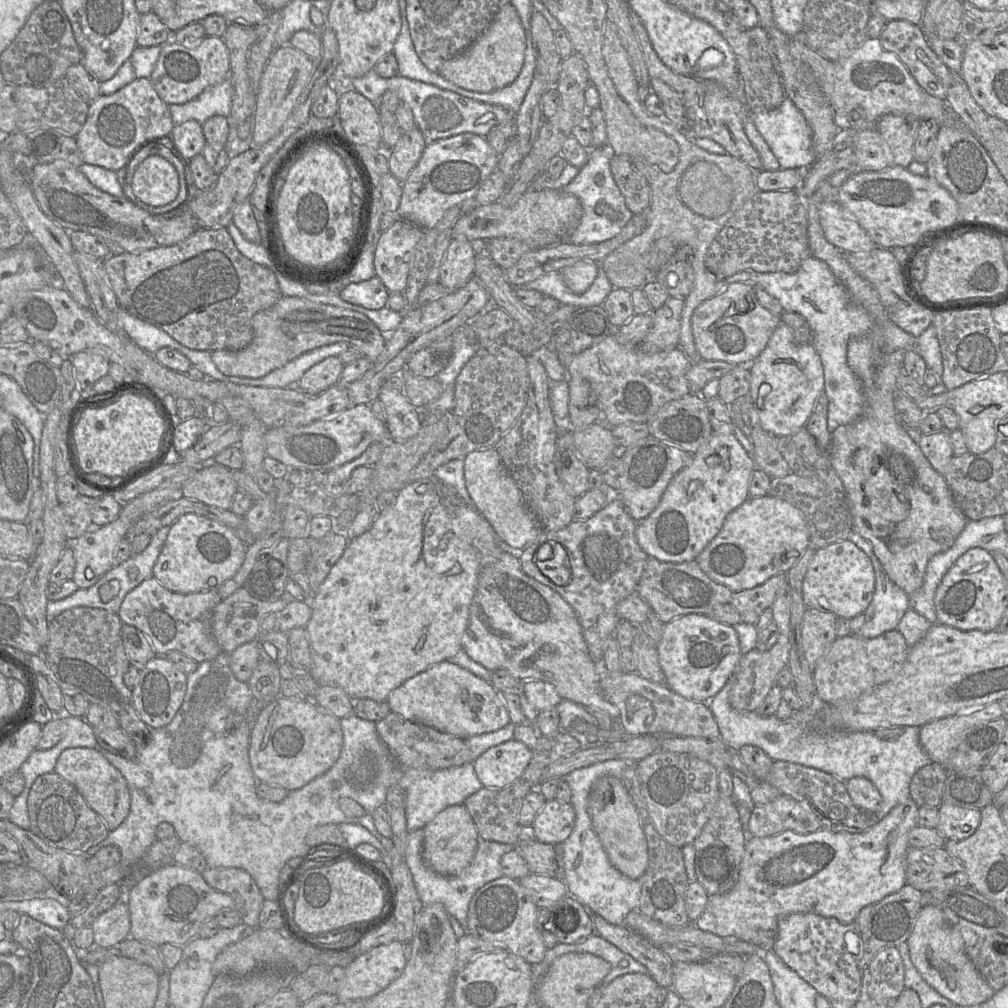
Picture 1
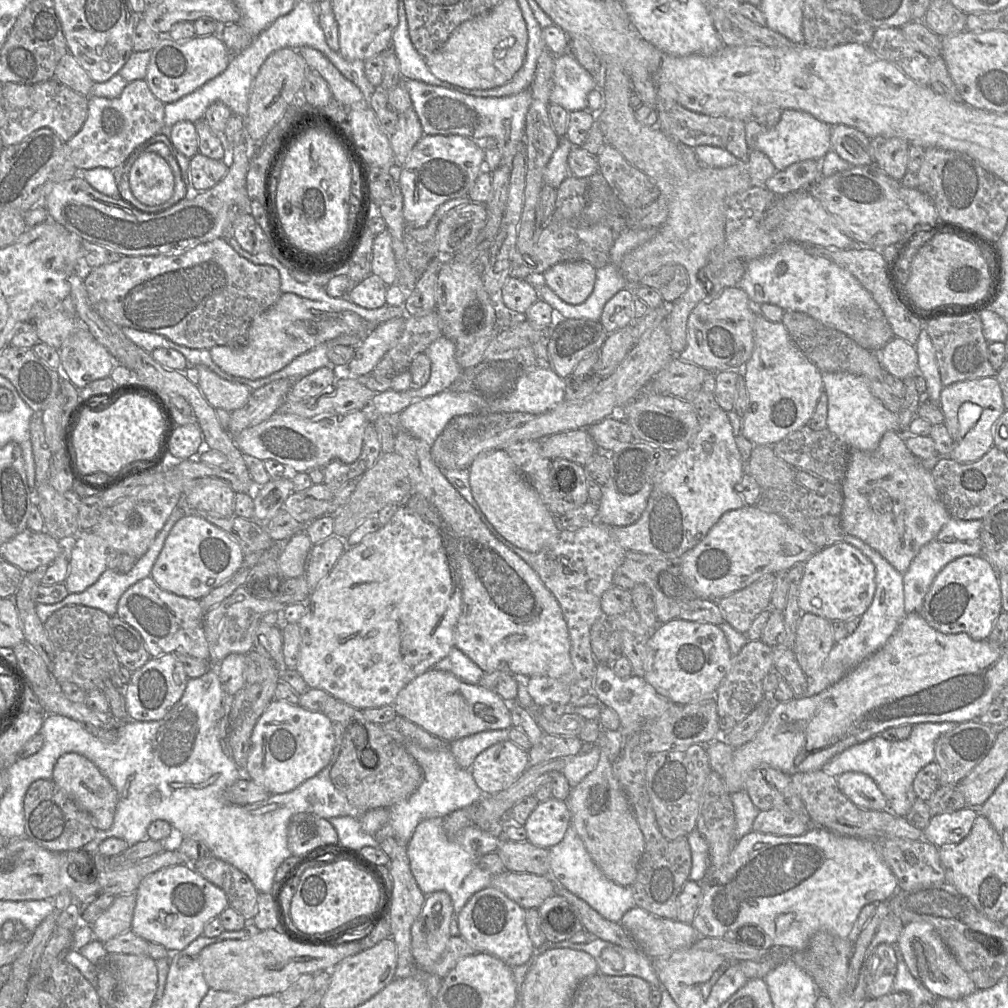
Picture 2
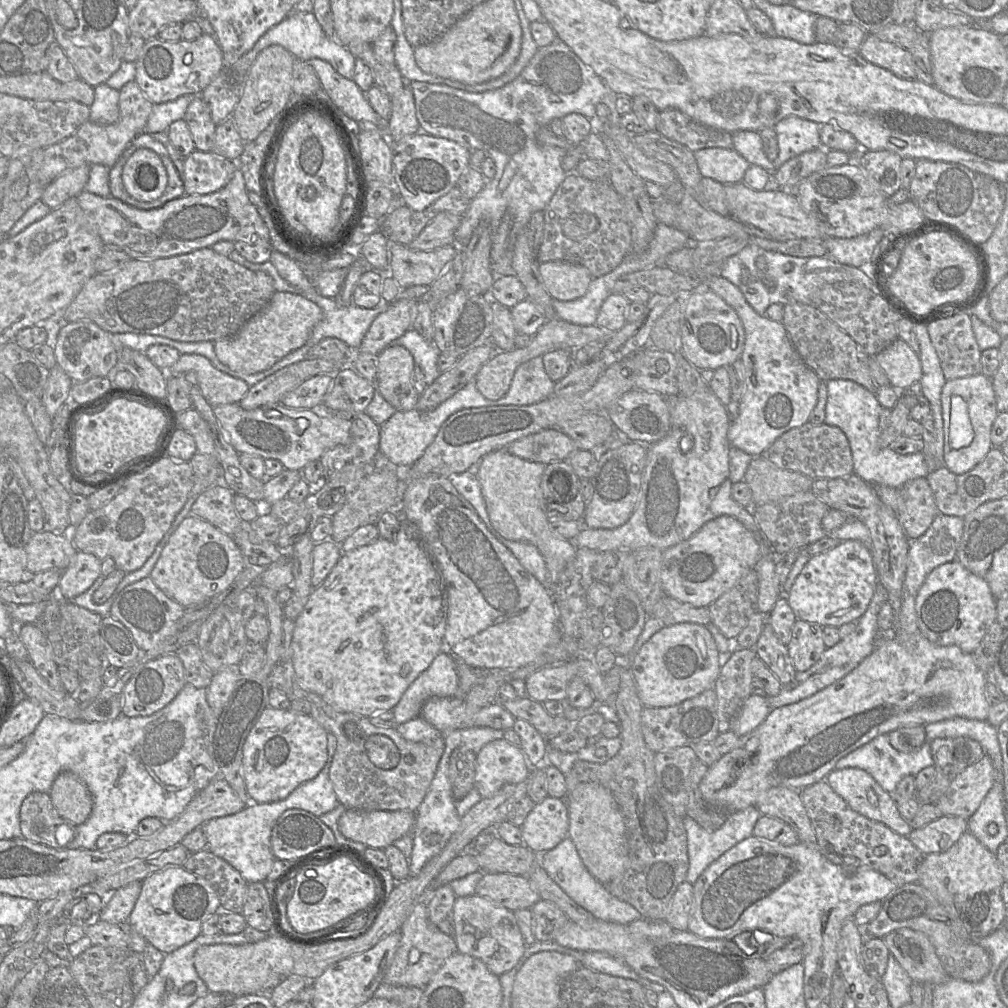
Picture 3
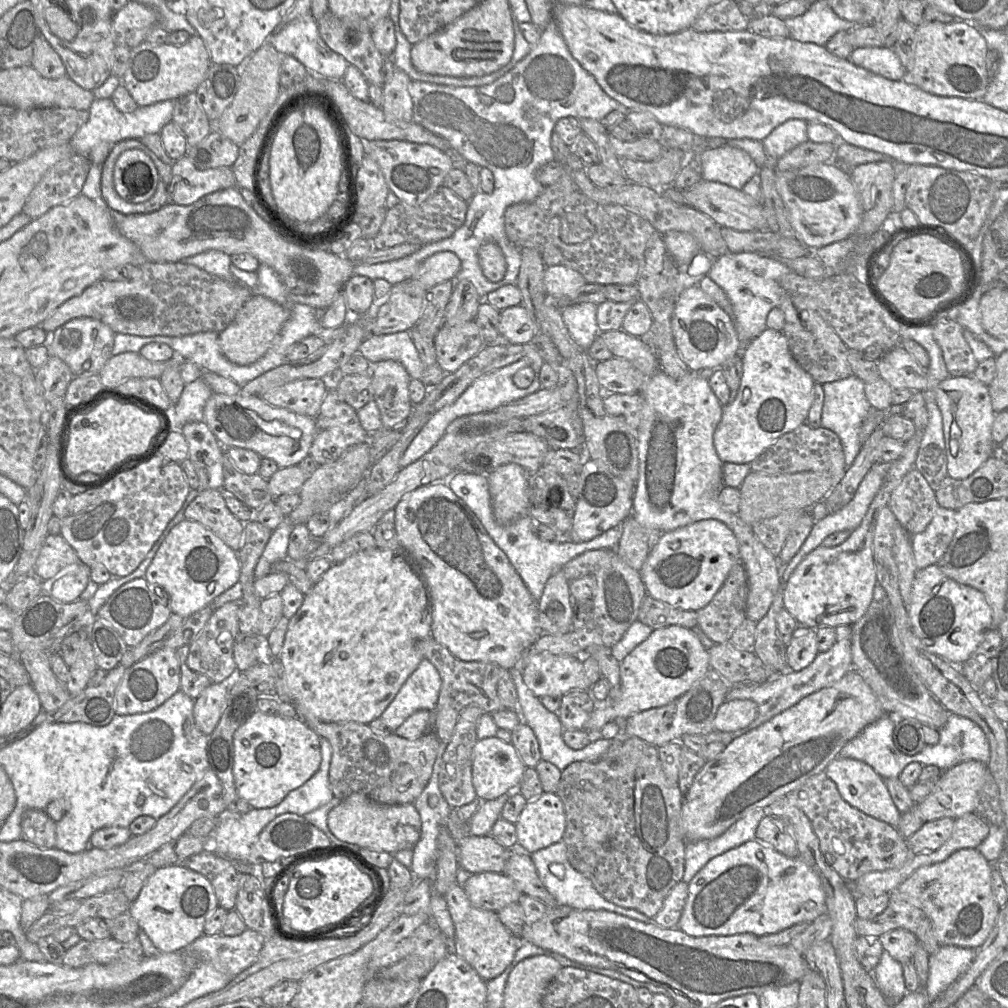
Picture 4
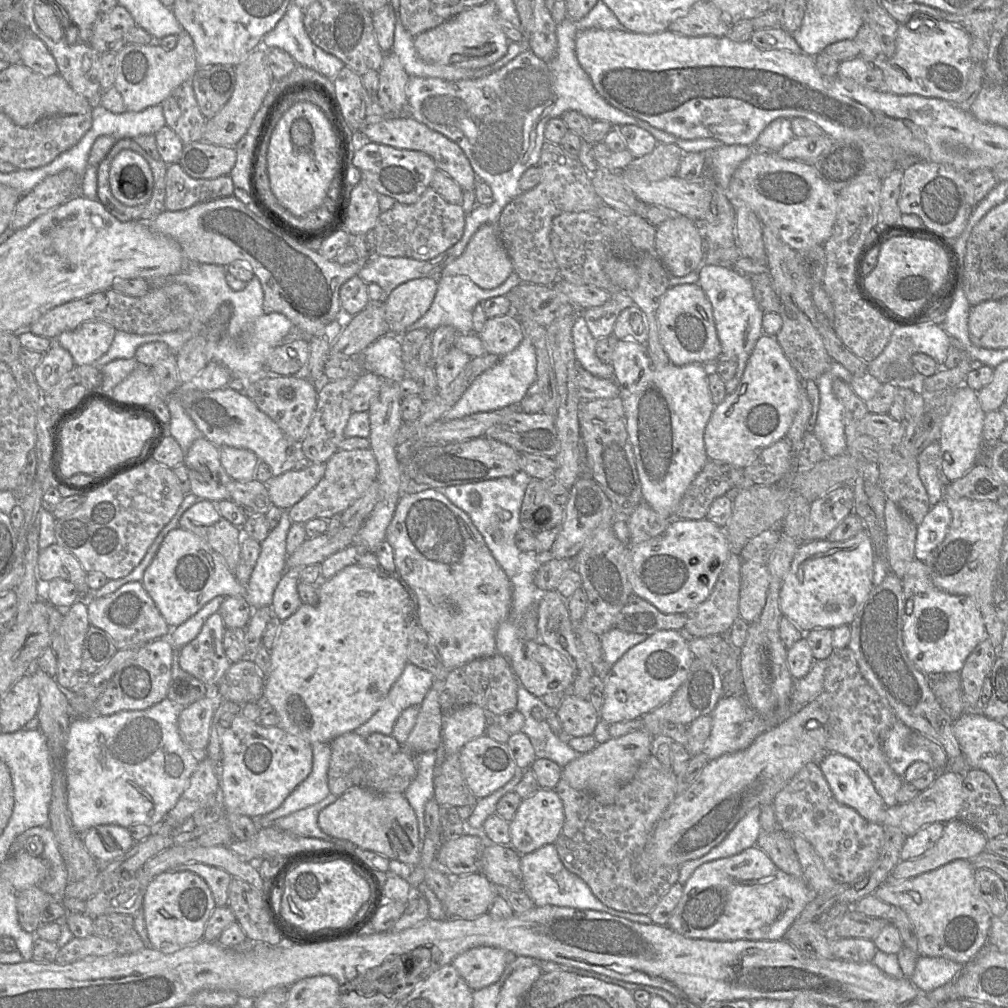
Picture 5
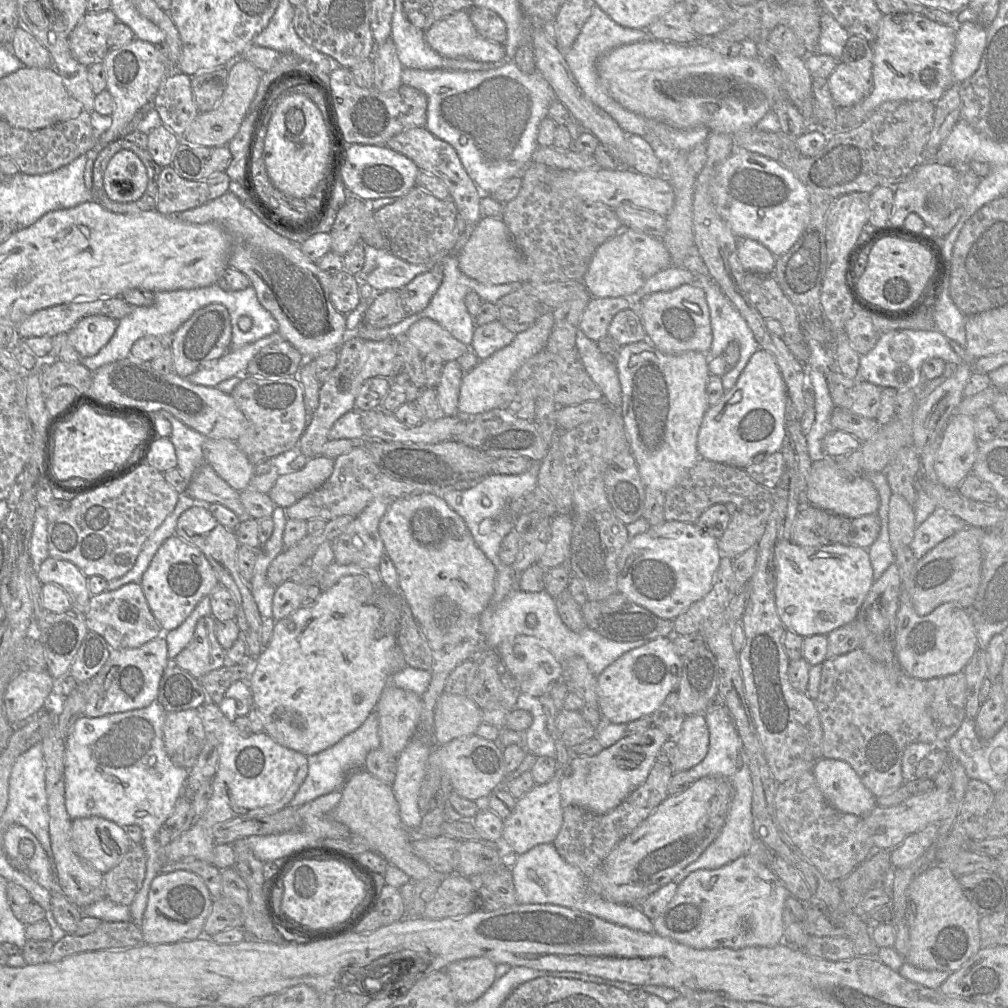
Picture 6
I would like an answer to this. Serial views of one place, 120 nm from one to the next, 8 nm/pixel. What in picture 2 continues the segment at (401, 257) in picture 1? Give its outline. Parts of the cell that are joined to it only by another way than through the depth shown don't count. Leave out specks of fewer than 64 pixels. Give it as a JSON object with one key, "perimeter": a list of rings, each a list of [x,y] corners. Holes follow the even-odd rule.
{"perimeter":[[[386,229],[374,238],[371,274],[380,277],[387,286],[397,283],[397,265],[392,249],[391,236]]]}

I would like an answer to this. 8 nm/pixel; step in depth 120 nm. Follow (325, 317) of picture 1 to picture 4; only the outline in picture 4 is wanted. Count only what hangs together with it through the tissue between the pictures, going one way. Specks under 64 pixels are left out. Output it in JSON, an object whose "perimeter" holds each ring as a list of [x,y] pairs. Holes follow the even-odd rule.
{"perimeter":[[[252,295],[227,328],[219,333],[222,354],[228,361],[239,366],[254,363],[271,347],[289,317],[288,304],[281,305],[265,296]]]}

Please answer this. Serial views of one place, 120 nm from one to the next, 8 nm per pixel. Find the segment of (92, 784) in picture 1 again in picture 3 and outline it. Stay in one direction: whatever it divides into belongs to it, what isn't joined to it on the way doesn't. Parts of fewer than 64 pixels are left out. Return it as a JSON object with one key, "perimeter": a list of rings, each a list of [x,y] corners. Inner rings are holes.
{"perimeter":[[[71,772],[57,776],[49,795],[59,815],[75,826],[83,824],[92,812],[93,800],[87,786]]]}

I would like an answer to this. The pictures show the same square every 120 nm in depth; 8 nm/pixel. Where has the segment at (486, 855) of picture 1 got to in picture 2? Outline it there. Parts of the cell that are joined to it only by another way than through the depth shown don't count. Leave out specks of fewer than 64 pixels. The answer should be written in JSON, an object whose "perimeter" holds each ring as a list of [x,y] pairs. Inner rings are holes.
{"perimeter":[[[443,818],[423,820],[415,829],[407,845],[410,868],[425,895],[446,891],[452,900],[454,913],[458,913],[477,892],[491,885],[493,875],[479,866],[482,856],[495,852],[502,839],[469,825],[449,838],[443,828]]]}

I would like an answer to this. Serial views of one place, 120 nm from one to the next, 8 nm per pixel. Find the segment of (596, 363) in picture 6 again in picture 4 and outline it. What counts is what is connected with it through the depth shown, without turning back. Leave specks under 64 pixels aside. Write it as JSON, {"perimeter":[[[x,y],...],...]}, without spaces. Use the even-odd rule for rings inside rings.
{"perimeter":[[[573,304],[560,310],[572,339],[587,352],[600,333],[596,321],[597,304]]]}

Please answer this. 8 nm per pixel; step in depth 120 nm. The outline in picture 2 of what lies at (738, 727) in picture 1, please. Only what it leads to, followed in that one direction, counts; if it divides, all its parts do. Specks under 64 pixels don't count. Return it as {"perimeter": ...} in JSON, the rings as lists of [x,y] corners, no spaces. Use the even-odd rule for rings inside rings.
{"perimeter":[[[953,722],[919,723],[913,725],[910,736],[901,741],[888,741],[880,735],[876,735],[837,754],[821,770],[833,777],[838,777],[845,772],[864,773],[875,781],[890,802],[912,787],[917,773],[922,768],[935,762],[936,741],[956,726],[957,724]]]}

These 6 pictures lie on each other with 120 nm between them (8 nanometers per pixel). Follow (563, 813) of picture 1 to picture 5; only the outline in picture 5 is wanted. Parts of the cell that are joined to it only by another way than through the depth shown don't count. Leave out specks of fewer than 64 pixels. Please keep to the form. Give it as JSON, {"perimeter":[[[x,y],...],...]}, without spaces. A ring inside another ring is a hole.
{"perimeter":[[[539,788],[533,795],[522,799],[509,822],[510,845],[520,854],[525,855],[553,844],[564,825],[564,807],[555,789]]]}

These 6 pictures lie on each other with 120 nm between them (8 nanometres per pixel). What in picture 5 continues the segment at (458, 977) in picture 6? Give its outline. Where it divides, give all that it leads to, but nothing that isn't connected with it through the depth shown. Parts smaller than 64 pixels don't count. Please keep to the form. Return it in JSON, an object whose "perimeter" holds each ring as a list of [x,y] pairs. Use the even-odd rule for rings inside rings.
{"perimeter":[[[479,946],[458,955],[452,965],[473,991],[496,983],[504,972],[507,951],[498,947]]]}

